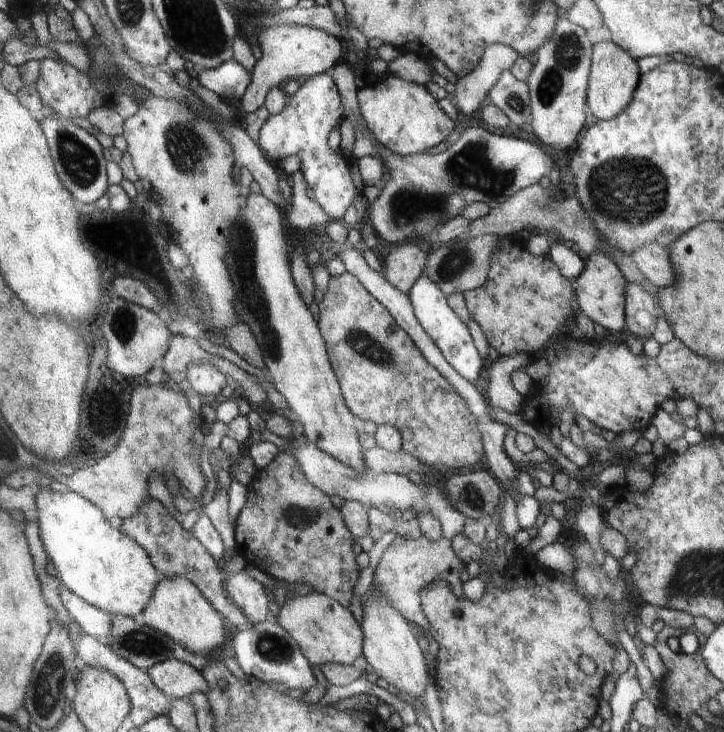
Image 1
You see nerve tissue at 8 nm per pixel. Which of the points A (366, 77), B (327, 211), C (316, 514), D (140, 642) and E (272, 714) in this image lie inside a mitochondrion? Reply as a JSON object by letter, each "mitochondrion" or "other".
{"A":"other","B":"other","C":"mitochondrion","D":"mitochondrion","E":"other"}

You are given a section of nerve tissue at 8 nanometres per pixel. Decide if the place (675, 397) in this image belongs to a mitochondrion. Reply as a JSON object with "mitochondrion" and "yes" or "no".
{"mitochondrion":"no"}

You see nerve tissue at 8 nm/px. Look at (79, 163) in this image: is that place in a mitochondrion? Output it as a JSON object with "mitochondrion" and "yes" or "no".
{"mitochondrion":"yes"}

